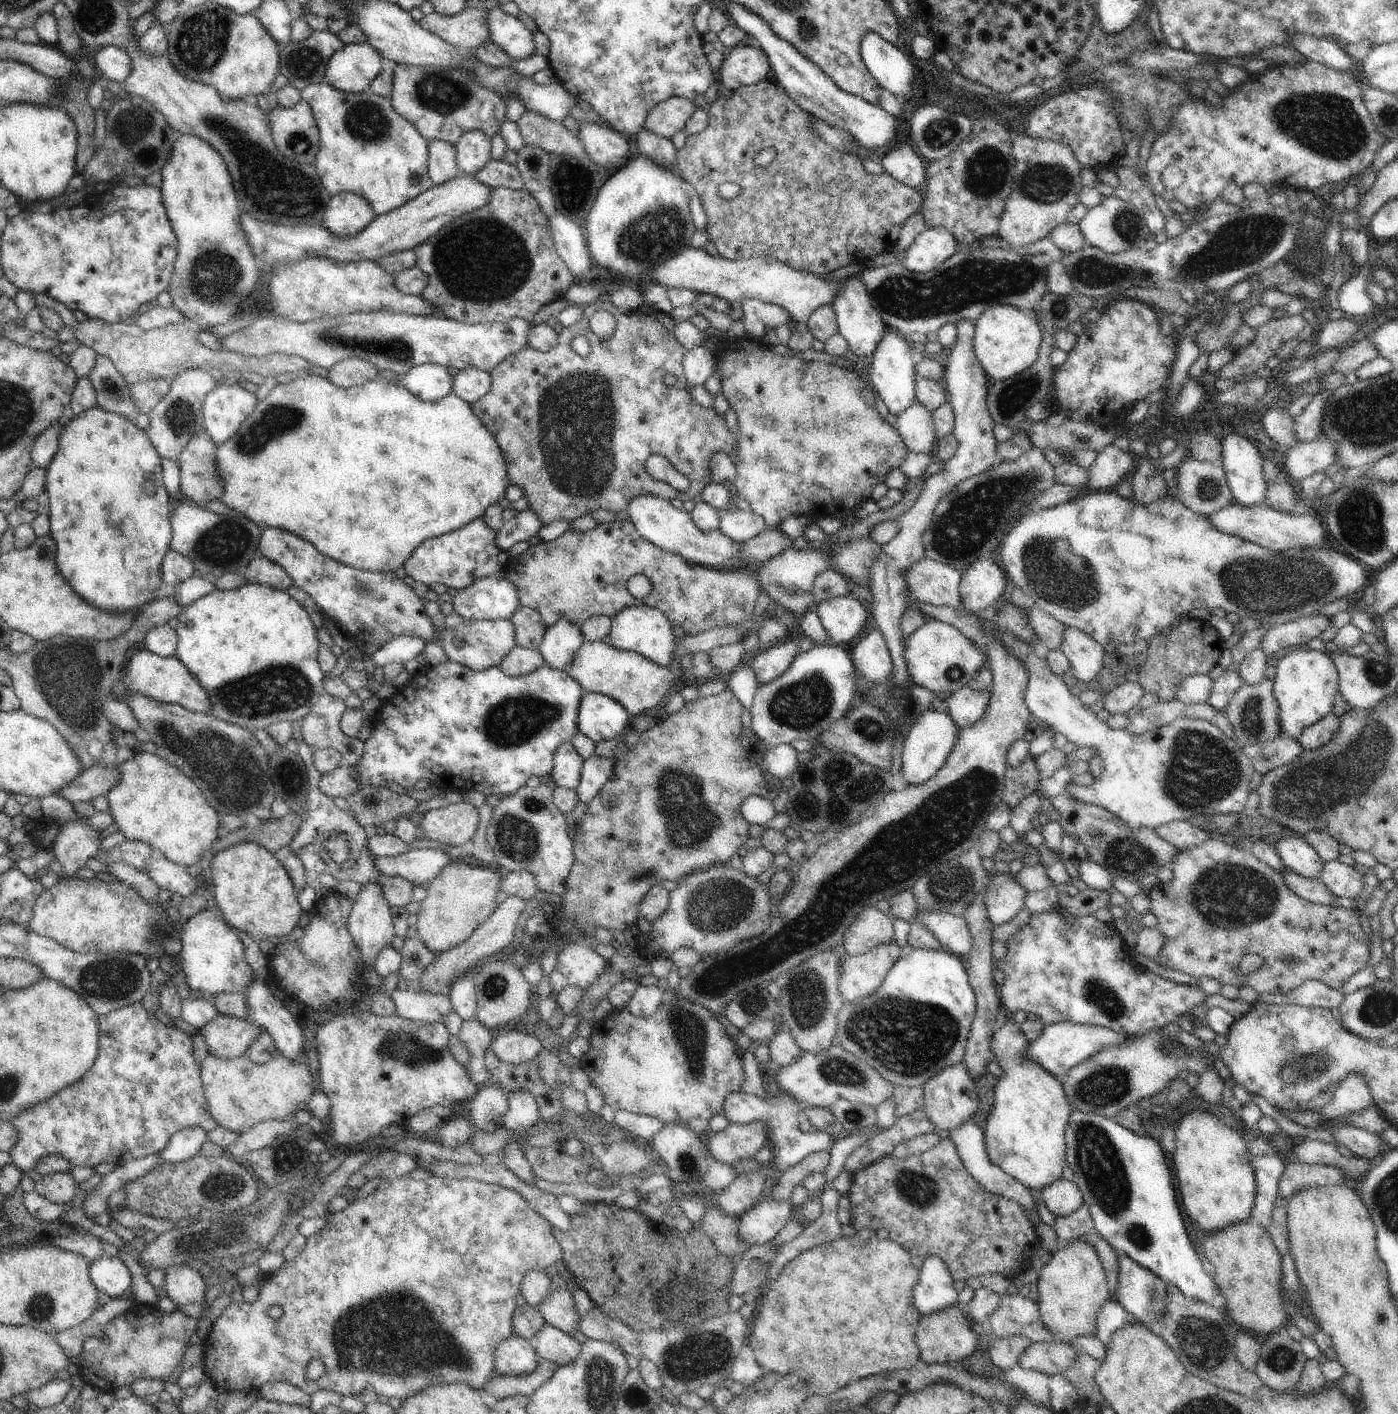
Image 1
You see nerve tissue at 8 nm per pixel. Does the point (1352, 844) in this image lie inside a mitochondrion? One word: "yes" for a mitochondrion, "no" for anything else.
no

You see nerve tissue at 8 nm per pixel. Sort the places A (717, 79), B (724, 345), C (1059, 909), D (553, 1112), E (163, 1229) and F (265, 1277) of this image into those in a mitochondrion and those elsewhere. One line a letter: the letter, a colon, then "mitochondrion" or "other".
A: other
B: other
C: other
D: other
E: other
F: other

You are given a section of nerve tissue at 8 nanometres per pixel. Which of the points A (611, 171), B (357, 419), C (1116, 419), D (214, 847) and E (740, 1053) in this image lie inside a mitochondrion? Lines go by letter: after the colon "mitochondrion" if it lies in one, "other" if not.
A: other
B: other
C: other
D: other
E: other

